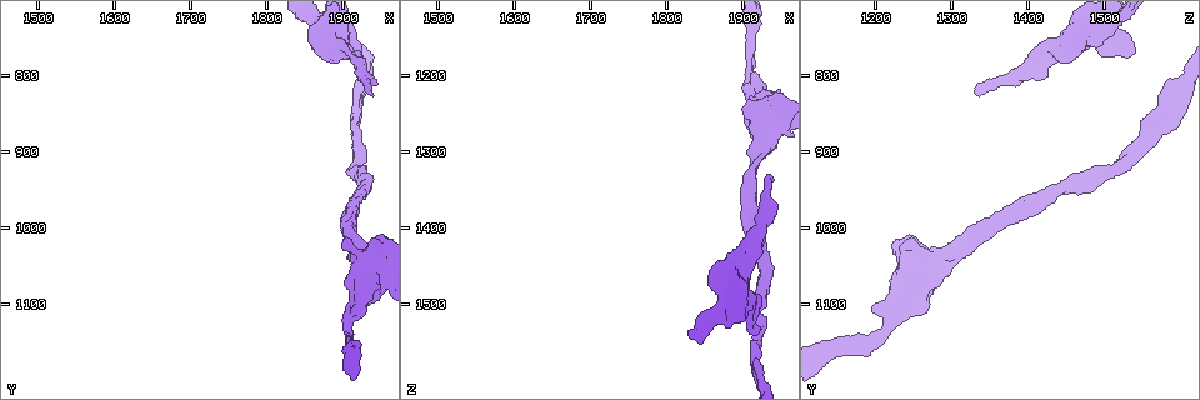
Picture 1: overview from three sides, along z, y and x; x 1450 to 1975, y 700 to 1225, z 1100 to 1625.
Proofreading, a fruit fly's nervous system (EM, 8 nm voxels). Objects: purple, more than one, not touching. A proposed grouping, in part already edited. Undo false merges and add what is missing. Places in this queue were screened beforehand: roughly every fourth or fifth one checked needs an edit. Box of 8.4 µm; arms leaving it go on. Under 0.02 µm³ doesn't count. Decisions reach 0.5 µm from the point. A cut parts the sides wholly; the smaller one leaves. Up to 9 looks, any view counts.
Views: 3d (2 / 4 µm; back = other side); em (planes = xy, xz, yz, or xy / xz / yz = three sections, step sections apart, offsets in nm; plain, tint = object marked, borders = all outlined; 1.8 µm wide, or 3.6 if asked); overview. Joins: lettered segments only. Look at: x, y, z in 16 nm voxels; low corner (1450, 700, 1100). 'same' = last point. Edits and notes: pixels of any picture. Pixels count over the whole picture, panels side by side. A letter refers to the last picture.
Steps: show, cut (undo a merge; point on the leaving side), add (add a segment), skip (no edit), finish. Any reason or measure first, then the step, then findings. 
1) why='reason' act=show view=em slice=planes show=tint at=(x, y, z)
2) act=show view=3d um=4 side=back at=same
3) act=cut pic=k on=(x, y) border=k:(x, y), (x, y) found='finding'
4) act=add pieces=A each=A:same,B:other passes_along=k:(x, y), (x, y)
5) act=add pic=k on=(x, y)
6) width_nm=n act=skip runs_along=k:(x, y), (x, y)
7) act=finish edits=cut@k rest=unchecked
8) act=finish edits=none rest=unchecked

why='arms part here' act=show view=3d um=4 at=(1915, 885, 1550)

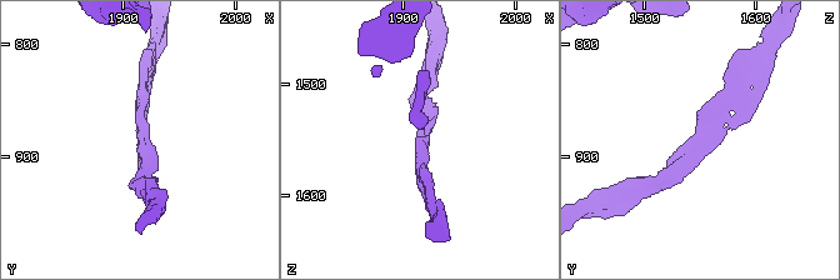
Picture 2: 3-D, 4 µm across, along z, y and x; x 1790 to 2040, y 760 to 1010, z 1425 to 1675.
why='shape alone is not enough' act=show view=em slice=planes show=plain at=(1920, 888, 1552)

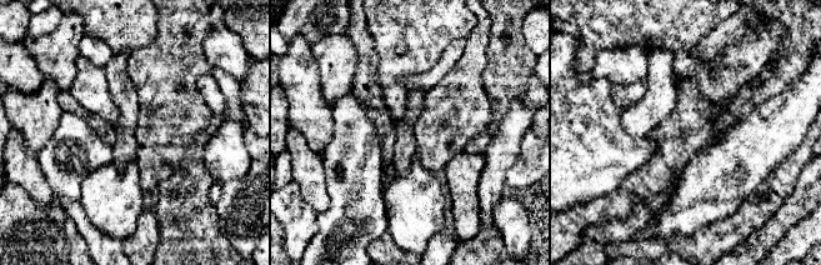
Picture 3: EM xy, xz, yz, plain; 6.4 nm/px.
act=show view=em slice=planes show=borders at=same

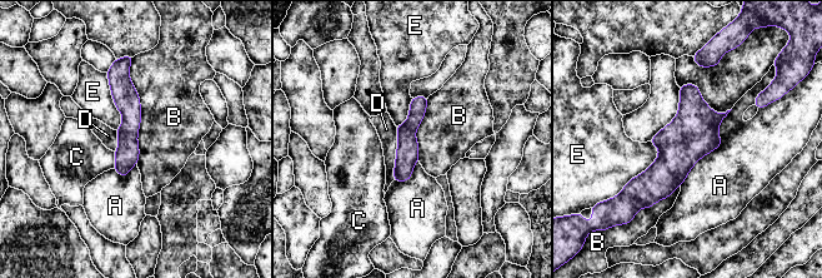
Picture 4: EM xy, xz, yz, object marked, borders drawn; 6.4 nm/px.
act=skip each=A:other,B:other,C:other,D:other,E:other found='continuous, no second neuron'

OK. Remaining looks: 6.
act=show view=3d um=4 at=(1915, 770, 1500)

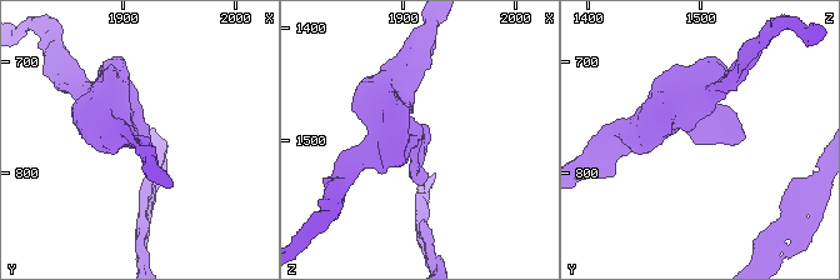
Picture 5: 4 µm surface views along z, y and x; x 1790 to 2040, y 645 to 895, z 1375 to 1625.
act=show view=em slice=planes show=borders at=(1918, 772, 1504)

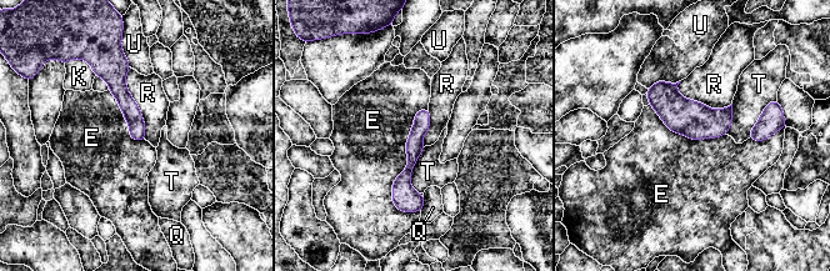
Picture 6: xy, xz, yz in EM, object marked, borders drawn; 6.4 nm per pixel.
act=skip each=E:other,K:other,Q:other,R:other,T:other,U:other border=6:(428, 109), (393, 184), (404, 212) found='none of them fits'

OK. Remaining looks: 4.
act=show view=em slice=planes show=borders at=(1935, 820, 1330)

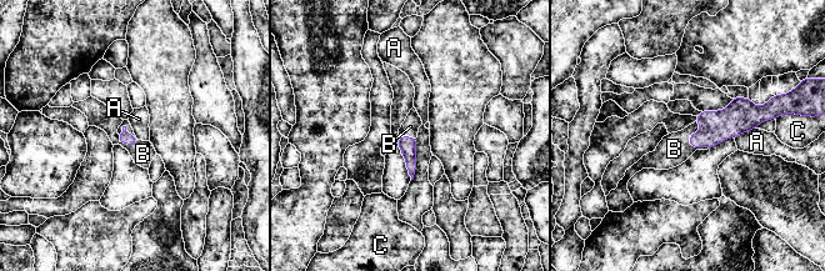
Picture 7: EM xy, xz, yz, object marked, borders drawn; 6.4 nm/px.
longest_contact=A:280nm act=add pieces=B each=A:other,B:same,C:other found='the neuron continues'

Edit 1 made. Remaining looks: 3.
why='free end' act=show view=3d um=2 at=(1910, 1165, 1185)

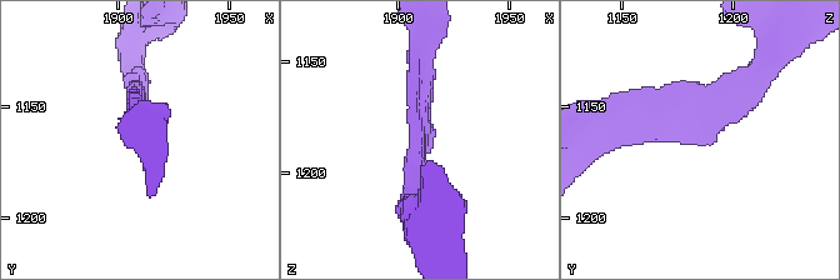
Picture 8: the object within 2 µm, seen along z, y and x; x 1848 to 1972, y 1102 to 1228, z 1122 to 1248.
act=show view=em slice=xy step=8 show=borders at=(1909, 1167, 1186)

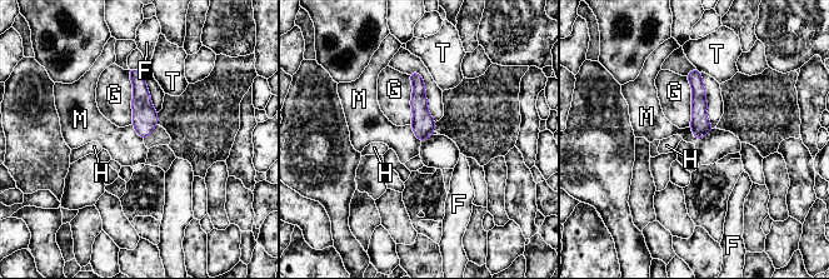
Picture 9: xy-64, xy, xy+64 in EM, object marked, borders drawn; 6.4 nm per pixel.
longest_contact=G:360nm act=skip each=F:other,G:other,H:other,M:other,T:other runs_along=9:(131, 71), (139, 83), (144, 134) found='none of them fits'

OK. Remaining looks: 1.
act=finish edits=add@7 rest=unchecked

